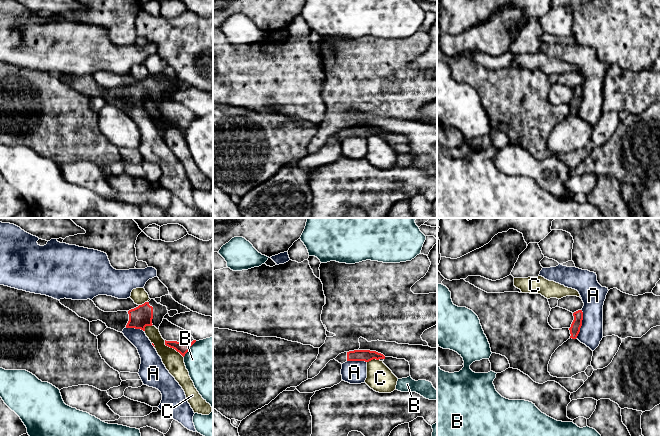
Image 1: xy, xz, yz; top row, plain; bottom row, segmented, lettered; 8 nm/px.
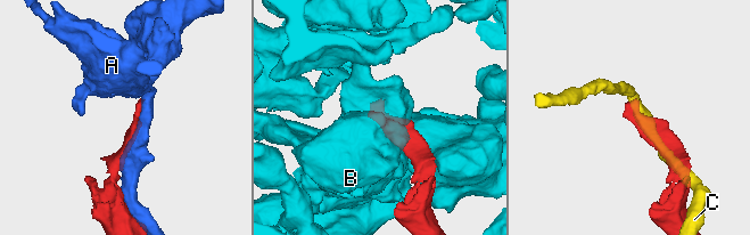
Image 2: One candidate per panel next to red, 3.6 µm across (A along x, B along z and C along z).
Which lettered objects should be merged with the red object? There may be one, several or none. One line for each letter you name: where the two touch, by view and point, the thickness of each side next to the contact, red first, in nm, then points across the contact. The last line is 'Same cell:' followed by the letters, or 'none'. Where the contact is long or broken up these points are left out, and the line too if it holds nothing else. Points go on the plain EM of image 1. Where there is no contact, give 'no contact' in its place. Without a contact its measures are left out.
Same cell: none

